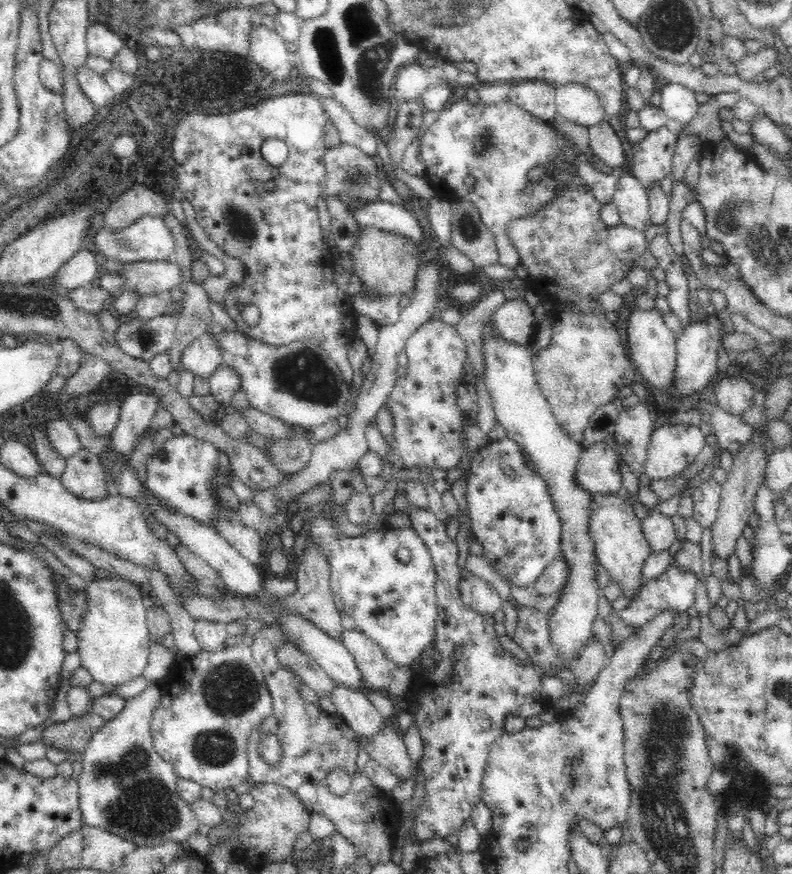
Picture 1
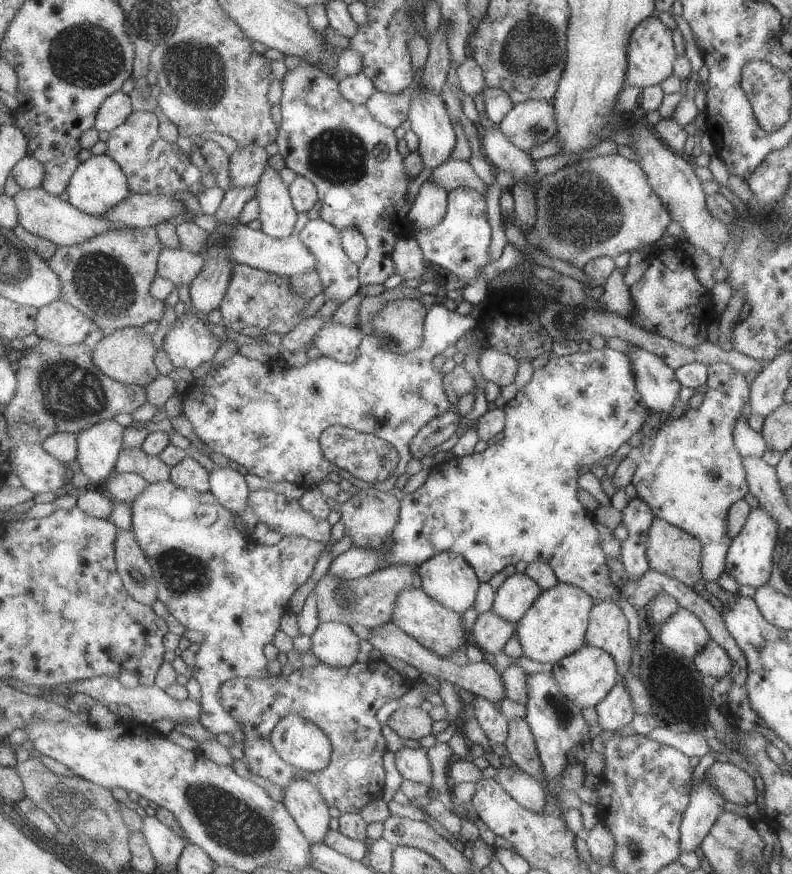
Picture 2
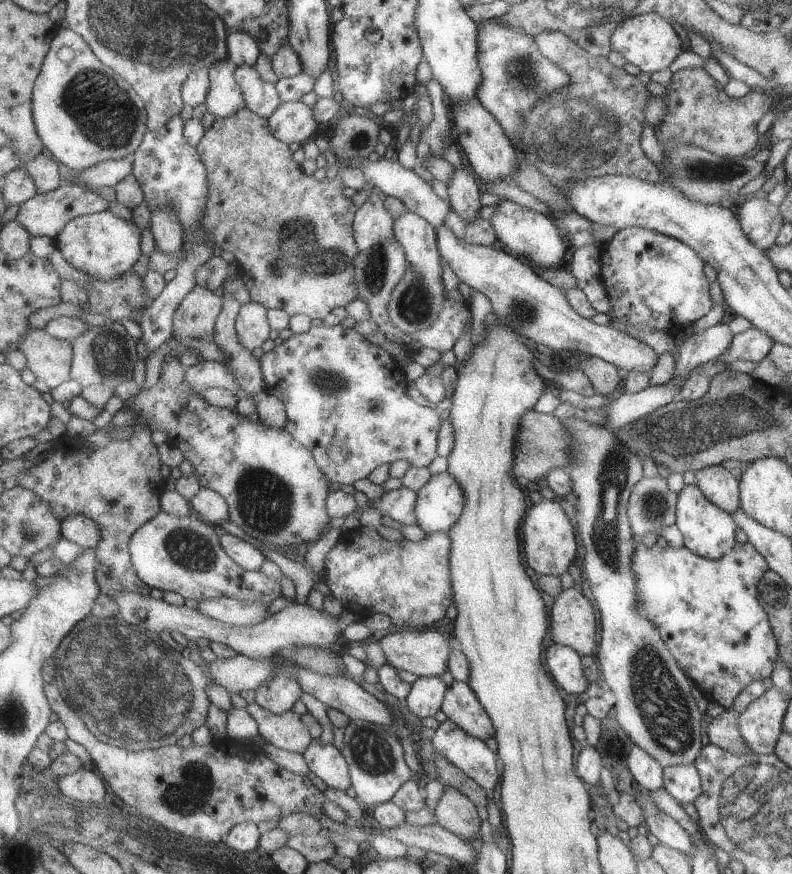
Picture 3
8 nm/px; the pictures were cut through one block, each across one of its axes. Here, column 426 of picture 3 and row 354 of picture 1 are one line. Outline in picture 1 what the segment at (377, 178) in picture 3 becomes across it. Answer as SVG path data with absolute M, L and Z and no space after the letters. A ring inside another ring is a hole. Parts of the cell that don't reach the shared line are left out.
M204 334L195 338L190 344L186 344L182 348L180 356L180 370L194 373L195 376L201 376L205 380L220 366L220 351L216 349L216 345L212 342L212 337Z

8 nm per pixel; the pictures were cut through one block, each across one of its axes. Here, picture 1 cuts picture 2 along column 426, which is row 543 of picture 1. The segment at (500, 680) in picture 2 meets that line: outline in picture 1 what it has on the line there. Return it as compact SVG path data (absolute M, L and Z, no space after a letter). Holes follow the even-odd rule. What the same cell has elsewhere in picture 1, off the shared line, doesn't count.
M652 512L641 520L641 530L648 547L652 551L666 551L678 543L670 517Z

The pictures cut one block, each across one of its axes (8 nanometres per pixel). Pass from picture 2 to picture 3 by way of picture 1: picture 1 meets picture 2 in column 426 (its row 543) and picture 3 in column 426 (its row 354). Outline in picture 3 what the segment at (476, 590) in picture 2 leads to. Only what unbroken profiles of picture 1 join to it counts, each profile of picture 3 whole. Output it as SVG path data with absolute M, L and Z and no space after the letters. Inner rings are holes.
M448 470L434 475L430 484L419 490L416 509L418 526L427 534L450 532L466 510L466 493L463 484Z

